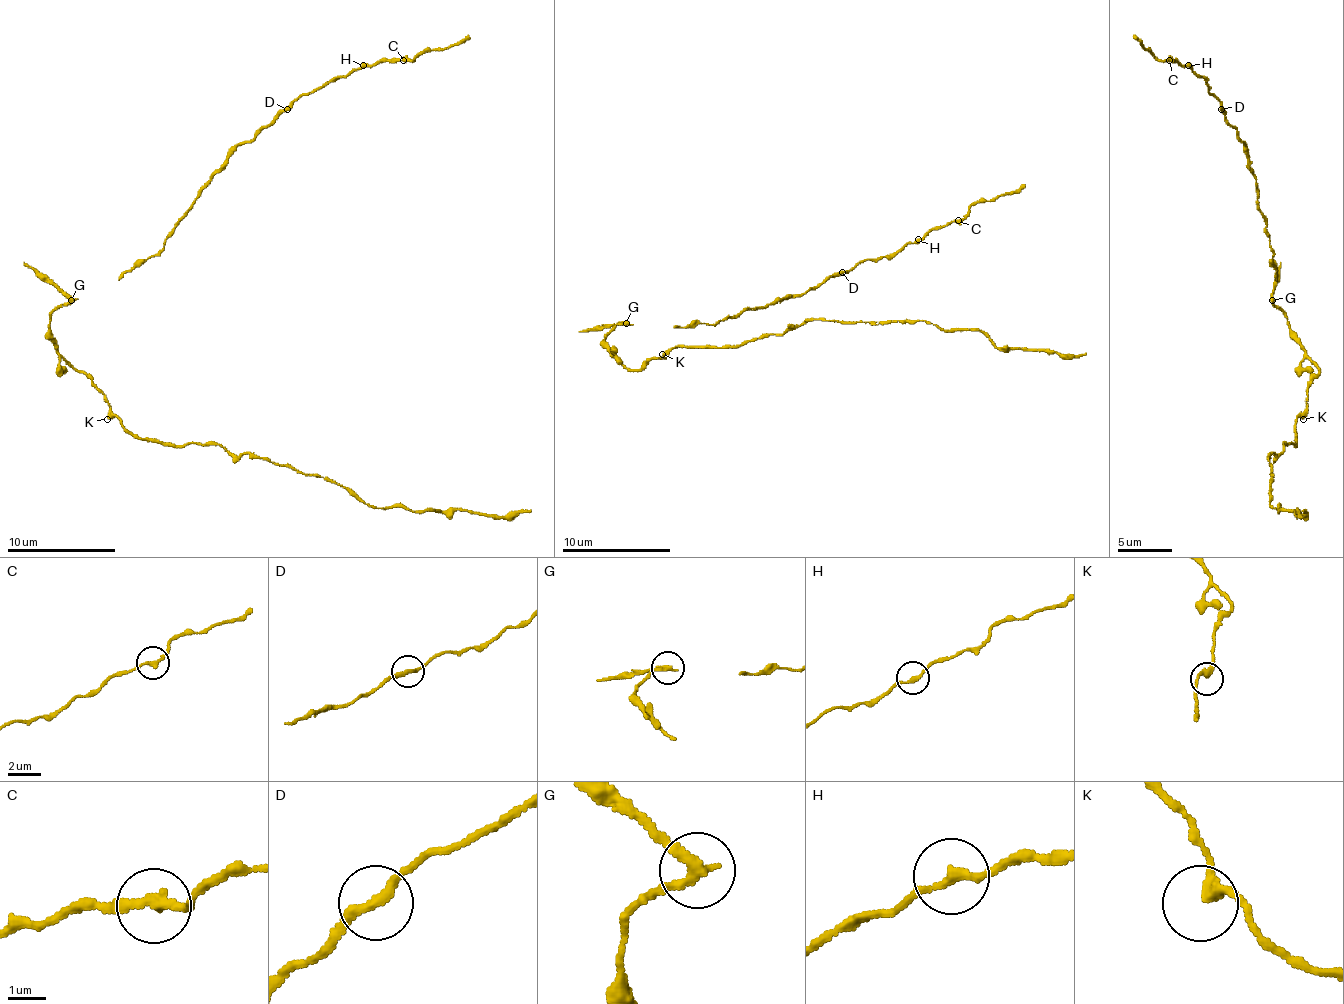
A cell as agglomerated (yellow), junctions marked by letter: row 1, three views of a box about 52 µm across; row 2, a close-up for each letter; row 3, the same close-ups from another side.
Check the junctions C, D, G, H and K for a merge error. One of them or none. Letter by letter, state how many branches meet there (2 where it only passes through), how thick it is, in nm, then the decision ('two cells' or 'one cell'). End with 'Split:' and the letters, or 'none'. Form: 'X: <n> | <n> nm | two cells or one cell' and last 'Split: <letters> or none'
C: 2 | 240 nm | one cell
D: 2 | 260 nm | one cell
G: 2 | 240 nm | two cells
H: 2 | 240 nm | one cell
K: 2 | 280 nm | one cell
Split: G

